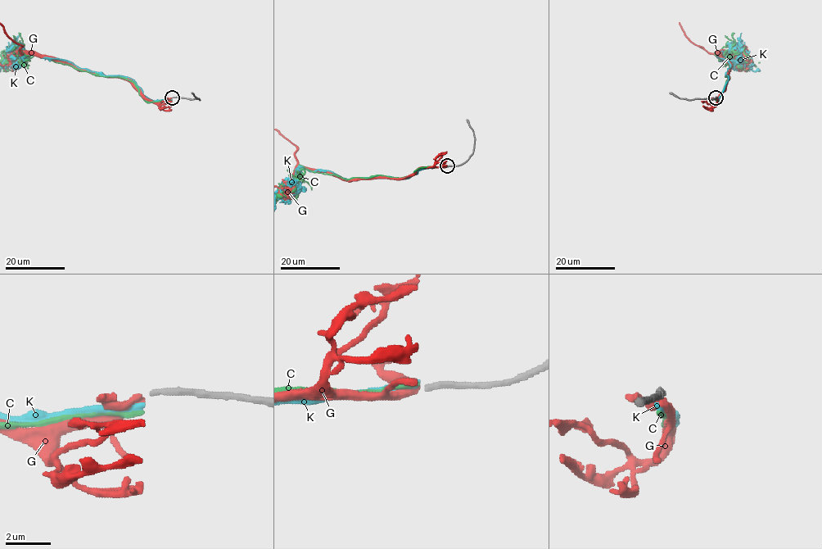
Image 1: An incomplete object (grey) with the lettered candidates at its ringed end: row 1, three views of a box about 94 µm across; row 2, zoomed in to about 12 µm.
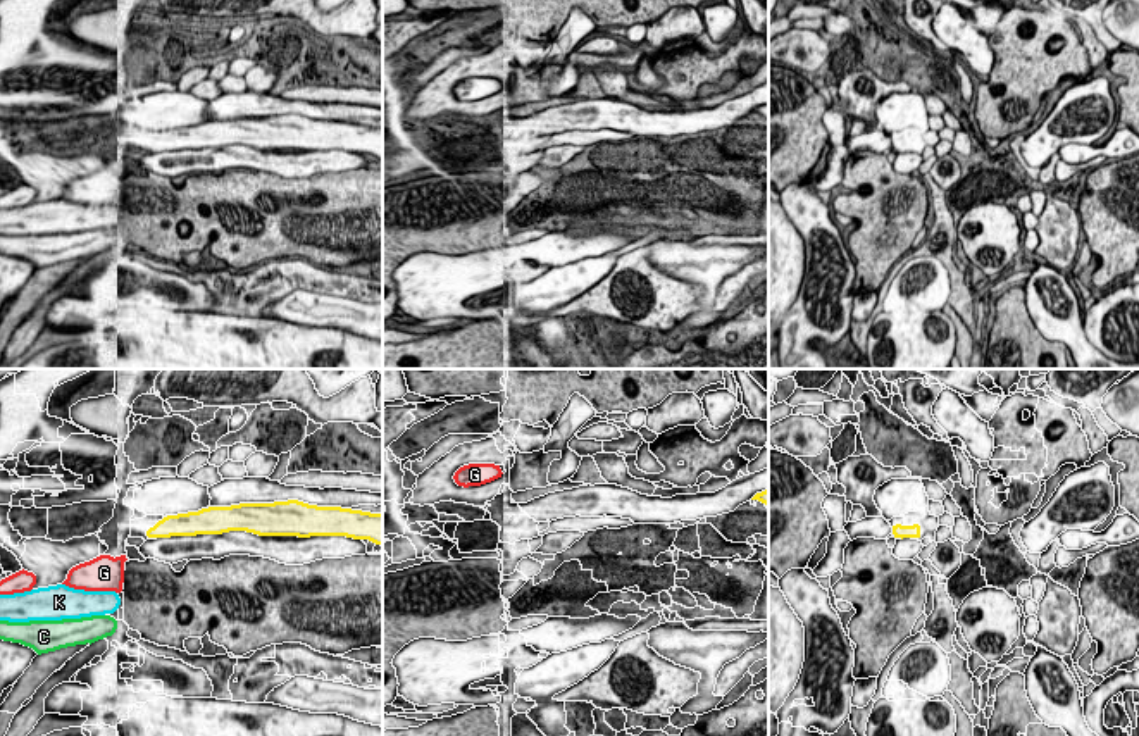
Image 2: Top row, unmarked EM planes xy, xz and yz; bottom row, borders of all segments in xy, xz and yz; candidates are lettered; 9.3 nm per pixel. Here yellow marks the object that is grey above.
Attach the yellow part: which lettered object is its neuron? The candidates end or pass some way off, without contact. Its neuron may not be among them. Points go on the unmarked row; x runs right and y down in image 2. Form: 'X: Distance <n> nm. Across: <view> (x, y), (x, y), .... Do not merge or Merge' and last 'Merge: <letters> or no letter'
C: Distance 800 nm. Across: xy (149, 150), (109, 230). Do not merge
G: Distance 280 nm. Across: xy (147, 149), (124, 169). Do not merge
K: Distance 600 nm. Across: xy (149, 150), (114, 205). Merge
Merge: K

